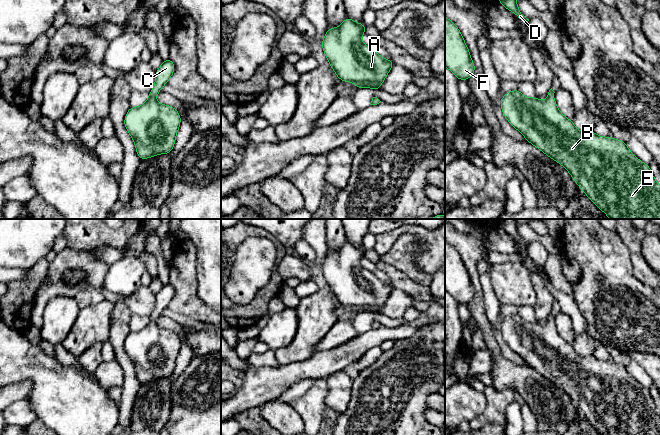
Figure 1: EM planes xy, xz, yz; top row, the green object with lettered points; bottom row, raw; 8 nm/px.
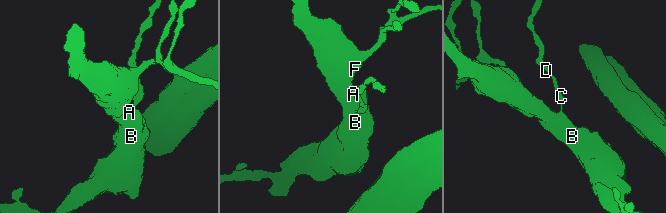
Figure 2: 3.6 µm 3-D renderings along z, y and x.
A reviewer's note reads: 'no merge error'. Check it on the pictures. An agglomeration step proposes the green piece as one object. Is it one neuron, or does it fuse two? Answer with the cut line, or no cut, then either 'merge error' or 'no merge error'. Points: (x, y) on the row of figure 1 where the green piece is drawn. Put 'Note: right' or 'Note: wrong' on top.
Note: right
no cut | no merge error

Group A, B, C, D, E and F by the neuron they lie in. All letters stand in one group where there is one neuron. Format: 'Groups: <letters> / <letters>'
Groups: A B C D E F

